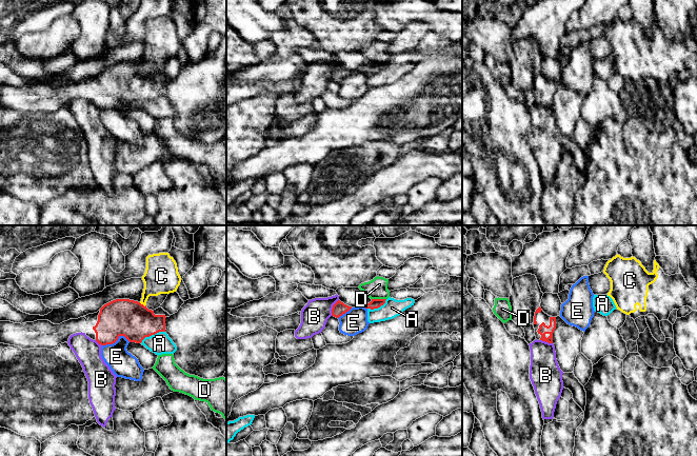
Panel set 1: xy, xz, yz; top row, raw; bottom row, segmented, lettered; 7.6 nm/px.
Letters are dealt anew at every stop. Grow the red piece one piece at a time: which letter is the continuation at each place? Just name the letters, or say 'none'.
none

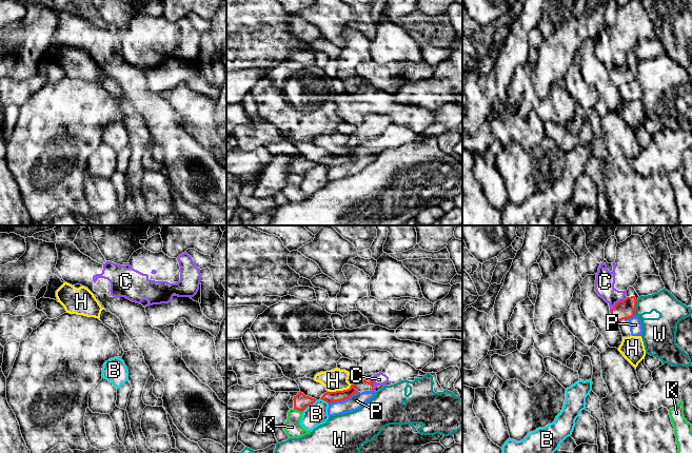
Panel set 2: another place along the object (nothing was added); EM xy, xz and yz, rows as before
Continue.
C

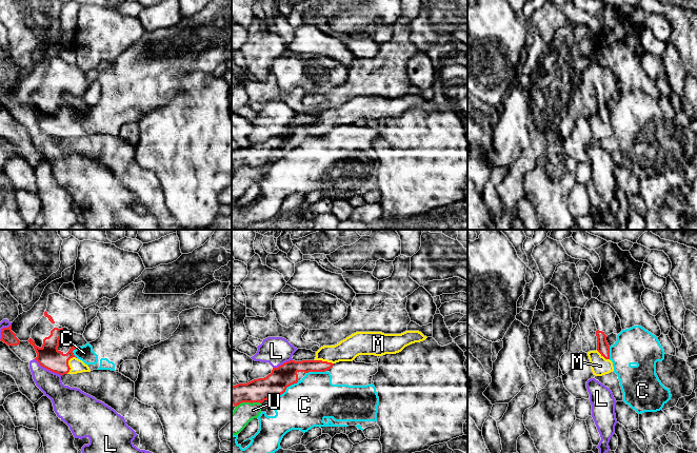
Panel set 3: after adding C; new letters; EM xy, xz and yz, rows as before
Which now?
M

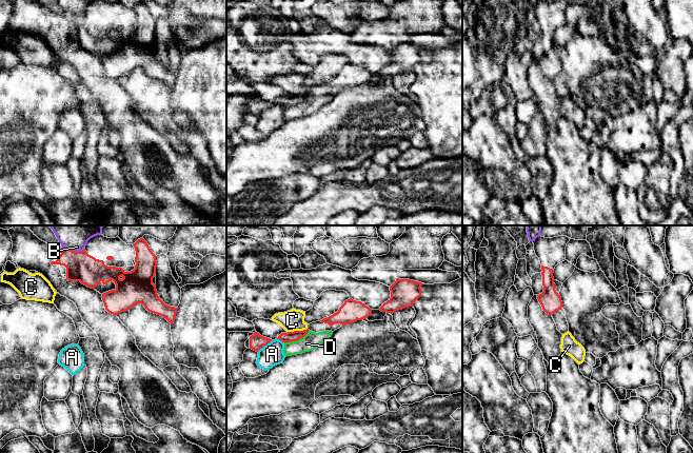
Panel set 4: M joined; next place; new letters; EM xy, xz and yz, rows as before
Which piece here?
none

